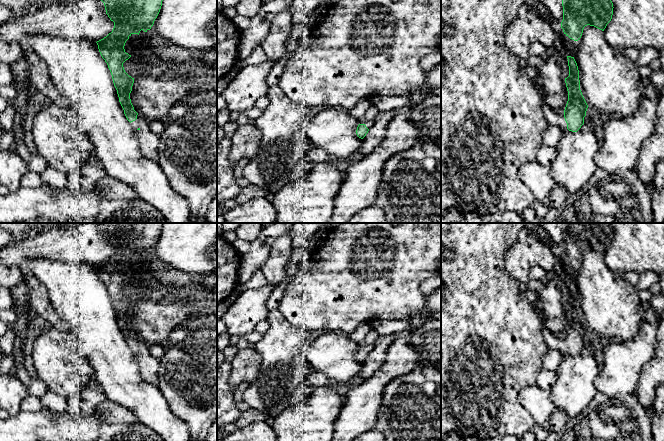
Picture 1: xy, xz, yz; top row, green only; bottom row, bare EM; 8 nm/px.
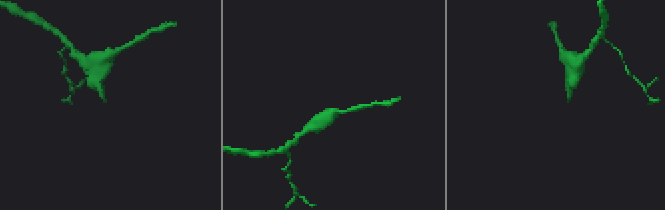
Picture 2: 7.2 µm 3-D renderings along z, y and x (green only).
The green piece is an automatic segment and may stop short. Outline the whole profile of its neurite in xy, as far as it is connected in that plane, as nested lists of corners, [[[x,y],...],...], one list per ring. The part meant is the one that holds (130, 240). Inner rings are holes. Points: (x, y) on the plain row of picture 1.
[[[100,223],[106,238],[114,246],[114,252],[103,263],[97,265],[99,276],[108,289],[119,326],[127,344],[134,353],[140,372],[146,382],[158,387],[159,359],[149,353],[149,344],[138,338],[131,327],[130,317],[134,302],[129,300],[123,287],[131,279],[124,270],[132,258],[151,253],[157,242],[163,223]]]

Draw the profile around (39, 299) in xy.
[[[27,272],[24,280],[28,286],[31,308],[34,314],[39,314],[50,327],[60,331],[69,331],[69,325],[54,311],[46,287],[31,273]]]

